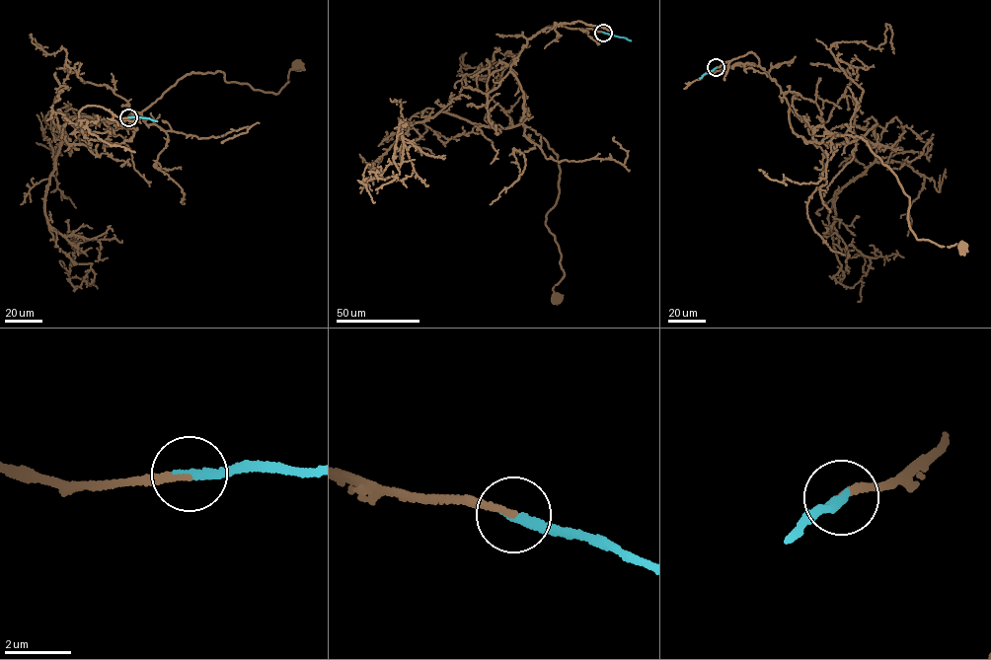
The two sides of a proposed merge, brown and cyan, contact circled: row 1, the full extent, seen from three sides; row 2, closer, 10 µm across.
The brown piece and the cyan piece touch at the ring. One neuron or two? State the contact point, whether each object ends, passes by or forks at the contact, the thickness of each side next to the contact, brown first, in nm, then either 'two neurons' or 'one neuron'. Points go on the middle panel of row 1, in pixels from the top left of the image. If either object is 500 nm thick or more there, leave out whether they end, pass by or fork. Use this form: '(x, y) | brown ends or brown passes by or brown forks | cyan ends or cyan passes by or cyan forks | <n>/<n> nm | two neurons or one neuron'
(603, 33) | brown ends | cyan ends | 200/280 nm | one neuron

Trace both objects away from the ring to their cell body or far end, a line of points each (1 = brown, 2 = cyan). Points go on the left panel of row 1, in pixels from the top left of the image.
1: (128, 117), (88, 105), (76, 124), (88, 139), (122, 142), (134, 113), (191, 72), (276, 94), (297, 64)
2: (128, 117), (157, 121)

